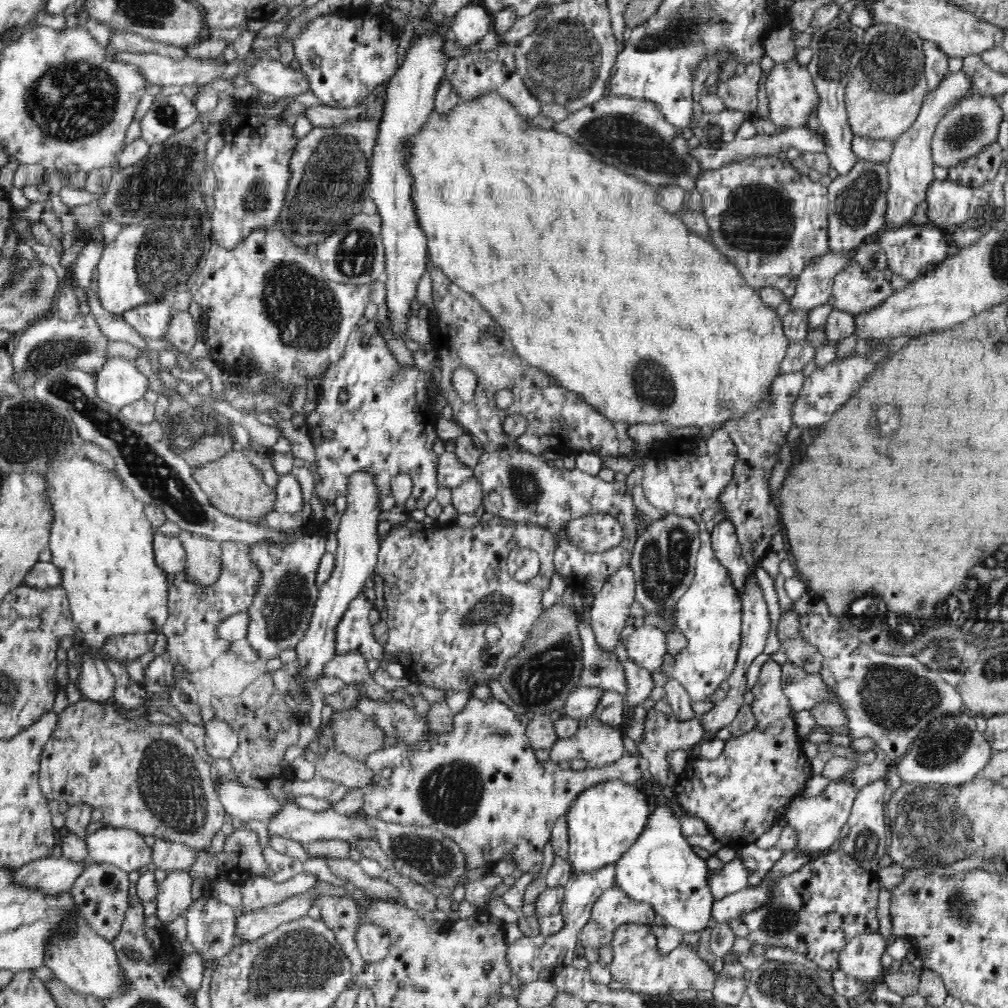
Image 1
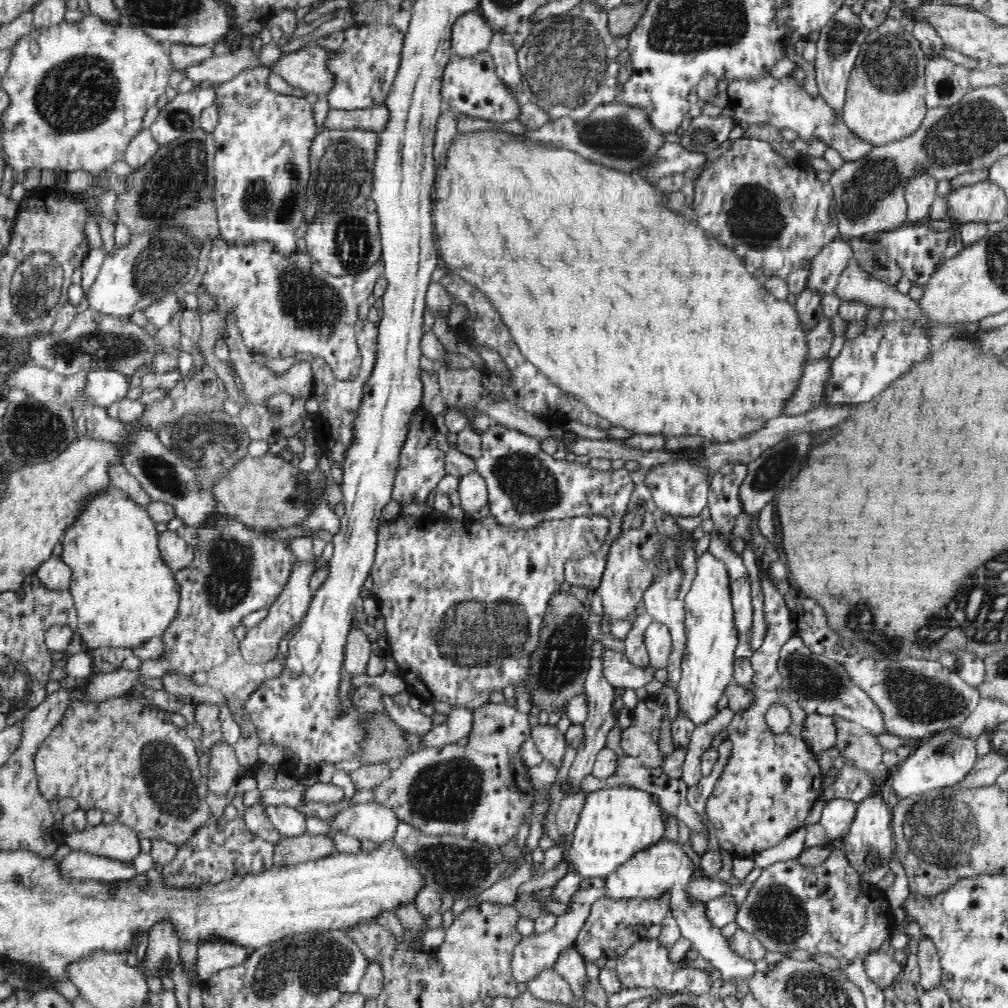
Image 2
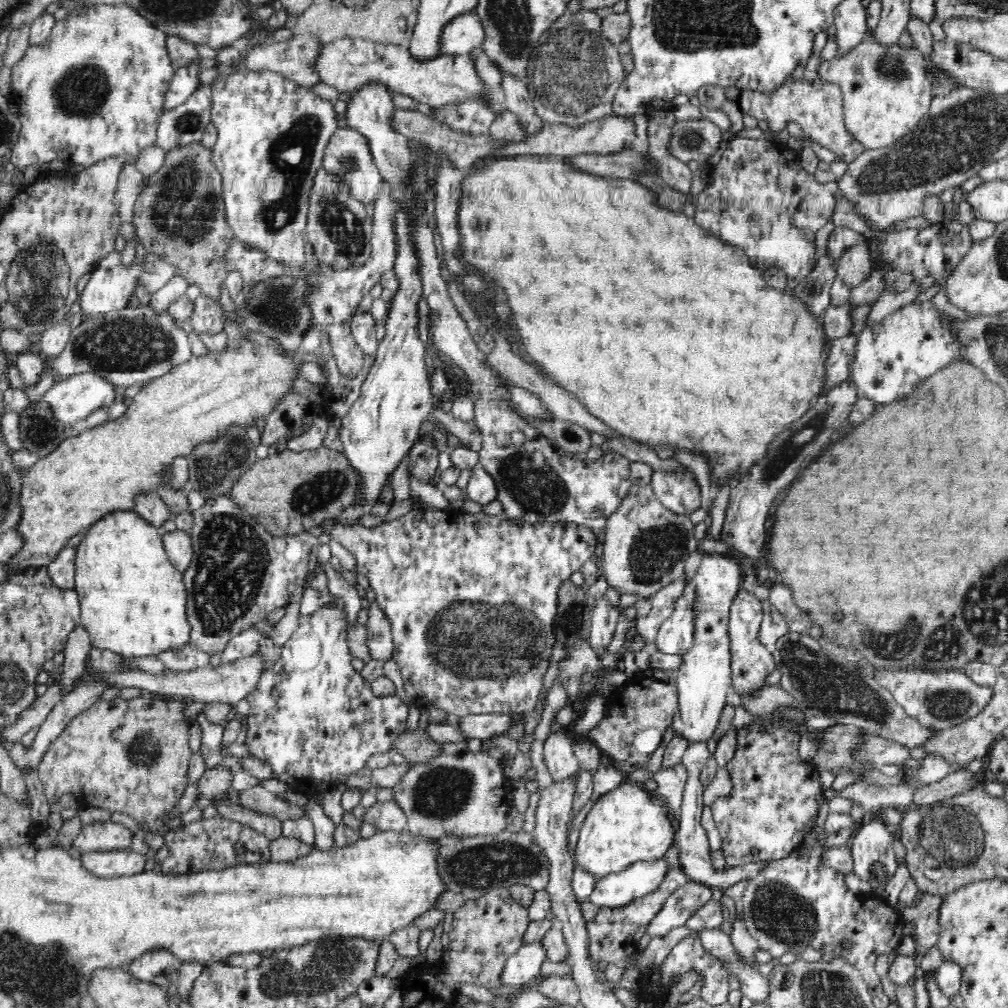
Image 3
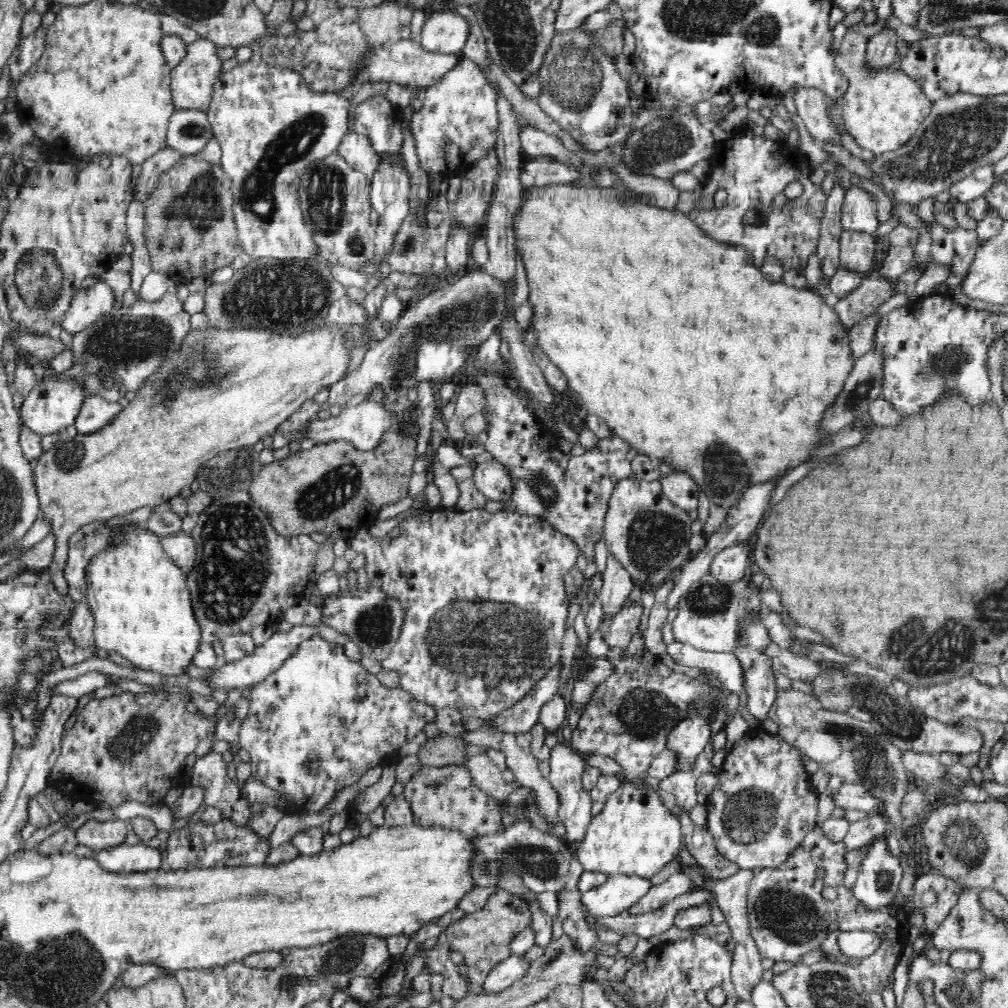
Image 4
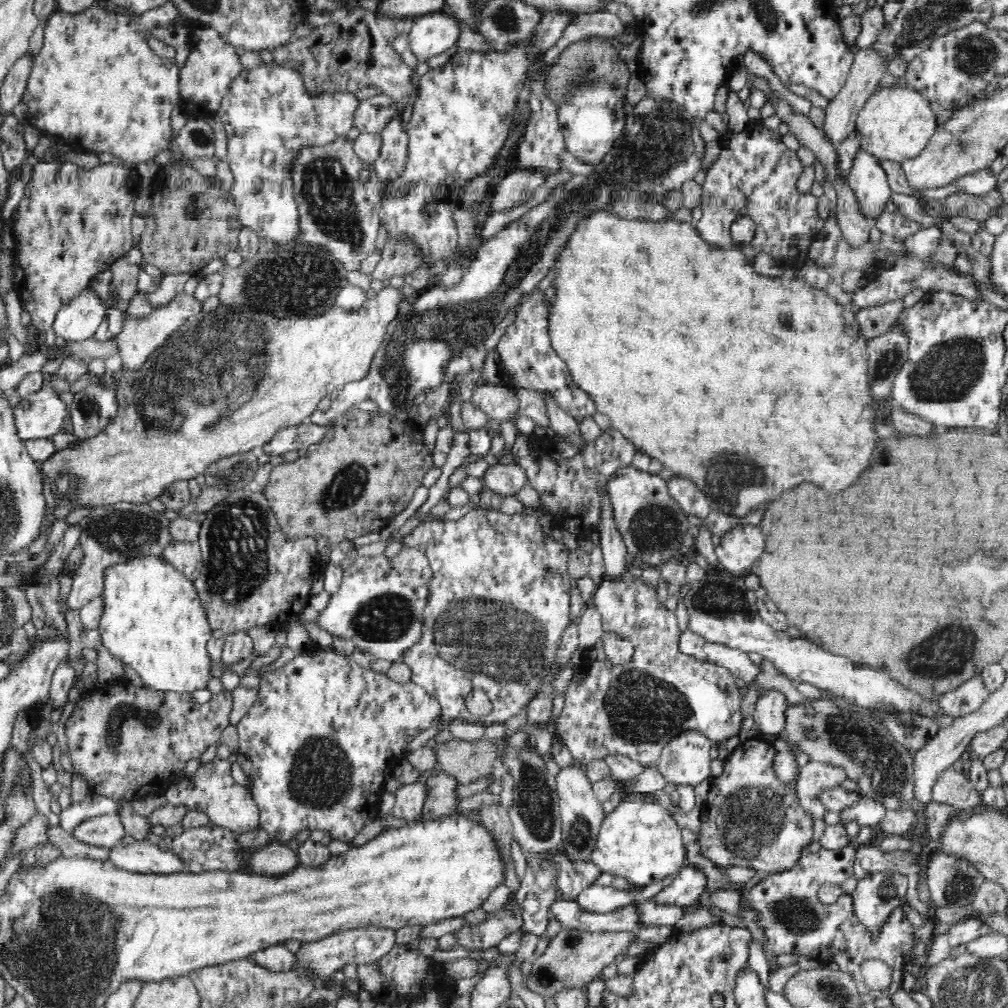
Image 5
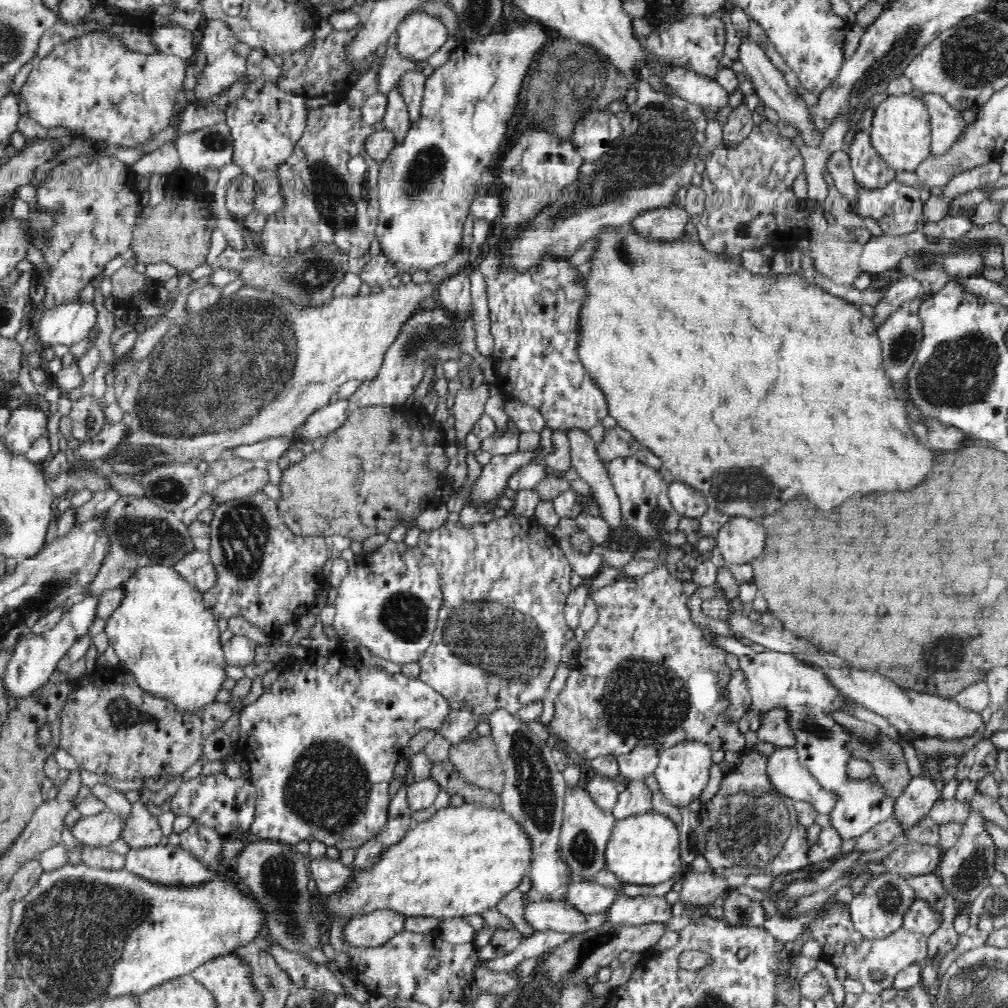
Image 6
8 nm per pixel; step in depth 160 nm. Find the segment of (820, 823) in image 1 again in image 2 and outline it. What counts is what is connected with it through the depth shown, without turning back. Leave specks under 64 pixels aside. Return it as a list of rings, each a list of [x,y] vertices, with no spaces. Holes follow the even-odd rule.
[[[840,798],[825,804],[819,822],[828,832],[828,840],[834,840],[848,834],[854,818],[856,818],[855,804]]]

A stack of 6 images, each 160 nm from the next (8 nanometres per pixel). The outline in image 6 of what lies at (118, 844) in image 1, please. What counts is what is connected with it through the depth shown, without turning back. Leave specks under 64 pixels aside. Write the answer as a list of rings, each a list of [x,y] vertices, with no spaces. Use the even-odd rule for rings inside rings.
[[[106,809],[92,816],[81,816],[70,831],[86,846],[109,847],[121,838],[123,826],[121,816]]]

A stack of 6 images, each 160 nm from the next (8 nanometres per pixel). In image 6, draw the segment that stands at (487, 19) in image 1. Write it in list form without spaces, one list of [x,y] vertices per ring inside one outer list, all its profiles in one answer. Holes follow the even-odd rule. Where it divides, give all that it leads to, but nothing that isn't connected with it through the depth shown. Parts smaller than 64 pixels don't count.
[[[423,11],[406,14],[396,26],[396,50],[402,58],[426,61],[448,40],[449,31]]]

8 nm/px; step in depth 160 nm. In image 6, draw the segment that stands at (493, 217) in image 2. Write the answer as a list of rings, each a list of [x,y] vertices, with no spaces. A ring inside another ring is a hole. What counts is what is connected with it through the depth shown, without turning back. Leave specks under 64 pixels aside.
[[[632,226],[616,227],[615,229],[606,229],[601,234],[596,236],[597,246],[595,252],[592,254],[590,264],[590,274],[588,274],[588,285],[592,280],[592,294],[584,306],[582,306],[582,316],[580,316],[580,327],[582,327],[582,340],[578,346],[578,355],[584,363],[584,367],[590,371],[590,375],[596,379],[598,386],[602,387],[602,391],[606,393],[606,401],[609,406],[609,416],[613,417],[617,425],[620,425],[624,430],[632,433],[634,438],[640,442],[642,447],[648,447],[656,456],[662,459],[662,465],[672,473],[674,481],[682,484],[688,484],[692,489],[700,492],[707,501],[709,507],[718,510],[720,513],[728,516],[744,516],[748,519],[760,520],[764,516],[772,515],[772,512],[780,510],[786,502],[794,500],[794,498],[806,498],[810,504],[818,506],[818,510],[830,514],[836,506],[844,504],[846,500],[852,500],[856,496],[876,496],[876,494],[892,494],[892,492],[912,492],[916,486],[924,484],[930,474],[934,472],[936,464],[938,464],[938,456],[936,450],[932,448],[932,444],[920,436],[916,436],[916,432],[912,430],[912,410],[908,406],[906,400],[902,400],[898,396],[898,390],[894,386],[894,379],[886,376],[884,368],[882,368],[882,347],[880,337],[877,333],[877,326],[870,317],[864,316],[862,310],[858,305],[849,303],[843,298],[834,296],[821,290],[819,286],[810,284],[810,282],[803,276],[803,274],[784,274],[775,273],[770,270],[766,274],[754,274],[746,270],[741,263],[725,253],[715,253],[705,249],[699,242],[690,240],[686,235],[684,238],[678,238],[676,242],[658,242],[657,240],[650,240],[644,238],[634,231]]]

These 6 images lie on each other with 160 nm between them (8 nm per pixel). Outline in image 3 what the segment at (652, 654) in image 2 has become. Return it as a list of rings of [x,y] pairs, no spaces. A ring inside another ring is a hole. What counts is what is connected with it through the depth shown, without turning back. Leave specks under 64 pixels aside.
[[[693,582],[686,584],[684,596],[678,599],[676,608],[662,624],[655,640],[657,650],[665,653],[684,654],[694,646],[696,612],[696,585]]]

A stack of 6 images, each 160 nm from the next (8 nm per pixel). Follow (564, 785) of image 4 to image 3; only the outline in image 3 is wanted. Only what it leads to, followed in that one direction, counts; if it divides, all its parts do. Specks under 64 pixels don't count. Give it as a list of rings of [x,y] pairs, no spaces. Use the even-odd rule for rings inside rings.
[[[564,729],[552,732],[544,742],[544,761],[555,784],[577,778],[581,772],[580,762],[574,754],[571,738]]]

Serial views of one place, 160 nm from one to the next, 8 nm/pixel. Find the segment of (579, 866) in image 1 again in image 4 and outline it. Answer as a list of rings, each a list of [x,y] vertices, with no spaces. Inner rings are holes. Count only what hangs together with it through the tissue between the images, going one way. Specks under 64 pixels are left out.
[[[626,782],[613,792],[604,808],[592,818],[586,838],[574,848],[574,853],[586,871],[603,872],[606,875],[639,876],[650,880],[660,870],[664,870],[670,862],[679,859],[682,848],[681,824],[676,816],[662,803],[662,798],[656,792],[639,786],[637,782]]]

